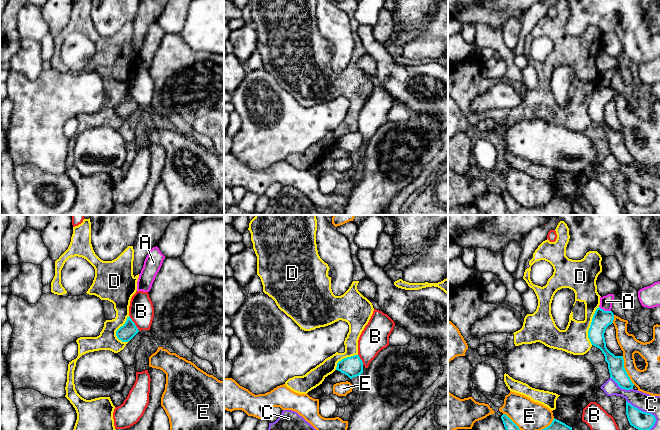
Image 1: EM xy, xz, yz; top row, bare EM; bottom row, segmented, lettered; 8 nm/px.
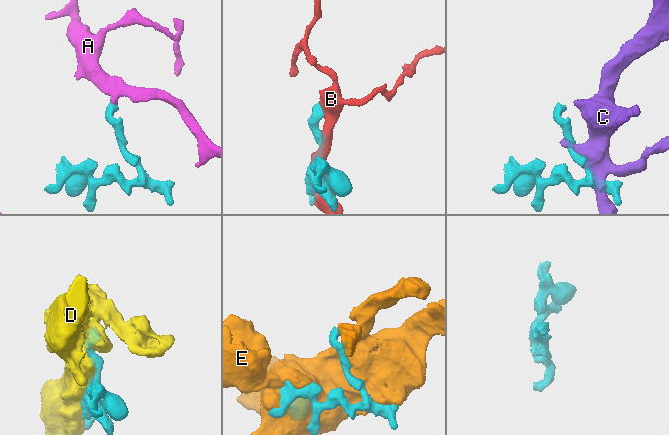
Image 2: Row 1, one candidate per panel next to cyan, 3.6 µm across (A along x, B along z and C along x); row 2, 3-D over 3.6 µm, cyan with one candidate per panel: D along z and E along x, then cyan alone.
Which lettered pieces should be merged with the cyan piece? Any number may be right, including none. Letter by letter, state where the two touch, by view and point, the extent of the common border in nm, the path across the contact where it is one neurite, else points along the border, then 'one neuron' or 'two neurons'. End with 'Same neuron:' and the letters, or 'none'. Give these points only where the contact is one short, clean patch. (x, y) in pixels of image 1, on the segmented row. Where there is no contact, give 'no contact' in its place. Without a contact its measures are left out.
A: yz (605, 311) | 100 nm | along yz (599, 306), (604, 310), (610, 311) | two neurons
B: xy (134, 323) | 150 nm | two neurons
C: yz (646, 412) | 300 nm | two neurons
D: yz (590, 325) | 320 nm | two neurons
E: yz (625, 370) | 260 nm | two neurons
Same neuron: none

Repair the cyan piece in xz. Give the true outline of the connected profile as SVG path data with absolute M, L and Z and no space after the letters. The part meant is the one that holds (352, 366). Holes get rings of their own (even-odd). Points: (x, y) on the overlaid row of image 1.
M359 355L347 357L337 363L336 370L352 379L363 373L363 362Z

